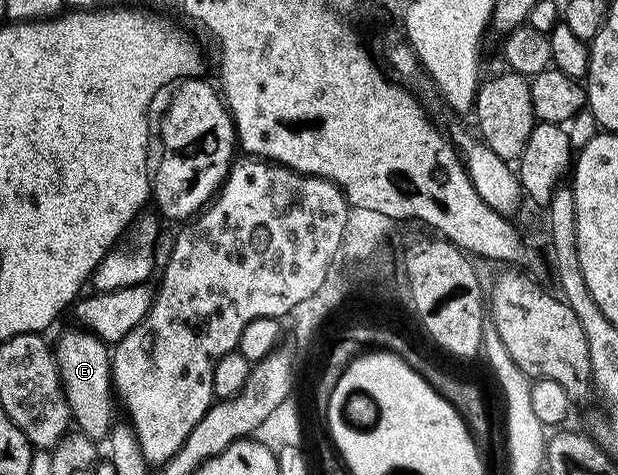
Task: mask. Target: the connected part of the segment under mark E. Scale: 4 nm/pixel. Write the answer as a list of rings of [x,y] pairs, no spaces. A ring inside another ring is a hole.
[[[81,328],[68,329],[54,341],[56,370],[60,372],[60,386],[68,400],[72,420],[79,432],[87,435],[91,441],[103,442],[109,436],[114,422],[114,386],[112,384],[112,359],[110,349],[95,334]]]

